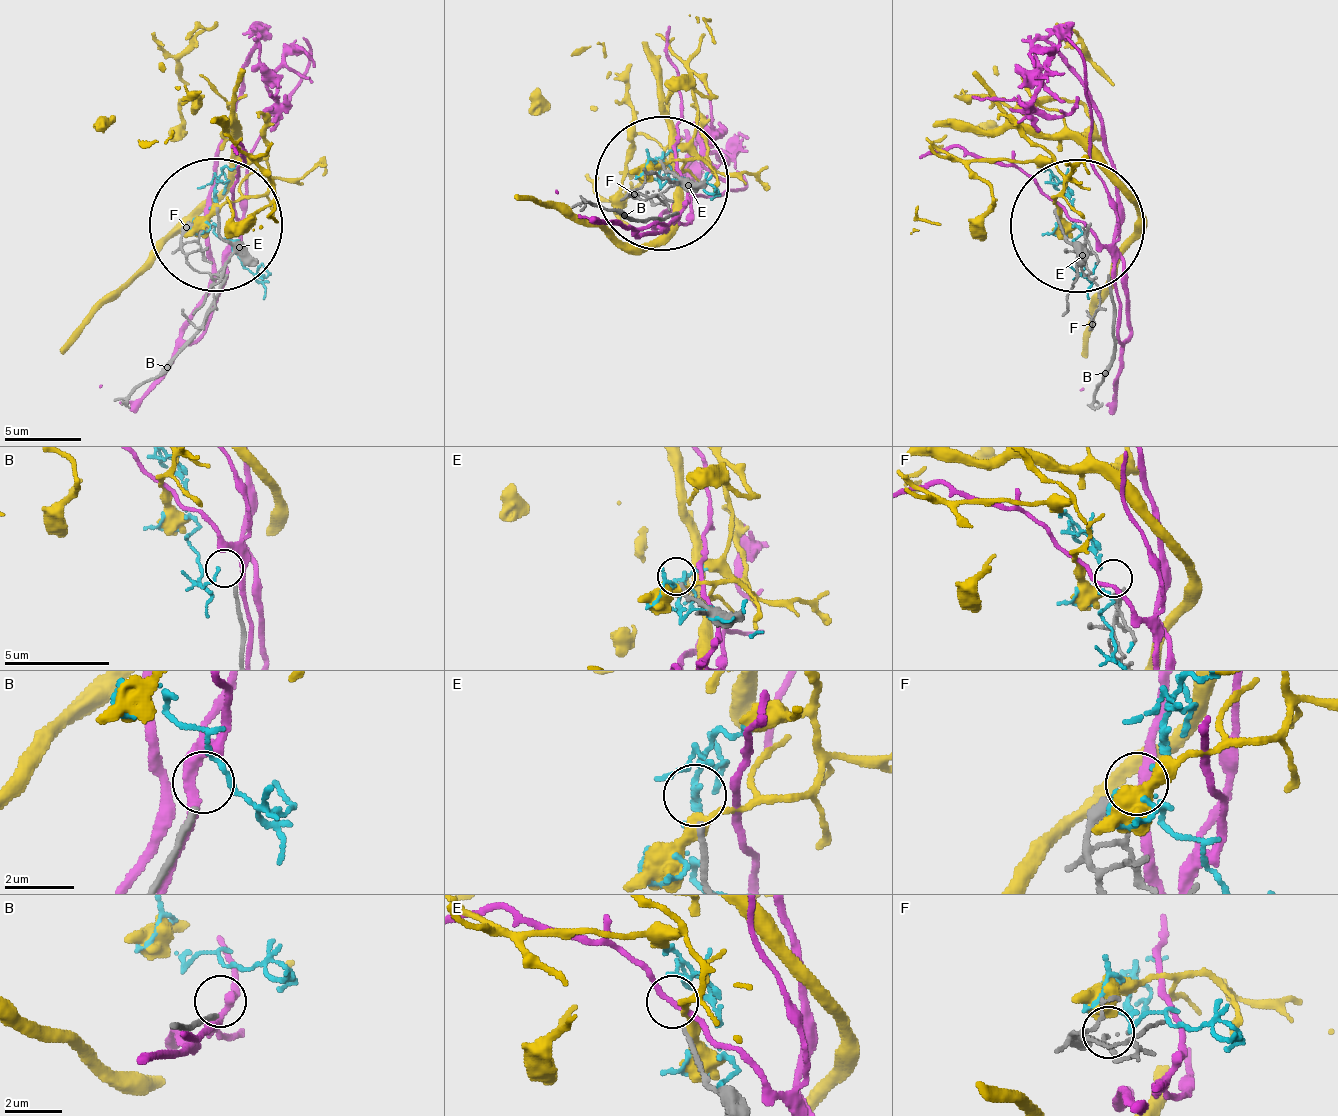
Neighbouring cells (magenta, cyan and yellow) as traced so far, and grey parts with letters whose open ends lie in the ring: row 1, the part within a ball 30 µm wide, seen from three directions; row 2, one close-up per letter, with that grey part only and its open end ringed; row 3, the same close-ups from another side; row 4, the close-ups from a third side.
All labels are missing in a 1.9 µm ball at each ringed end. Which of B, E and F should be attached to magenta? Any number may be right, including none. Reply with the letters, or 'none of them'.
B

